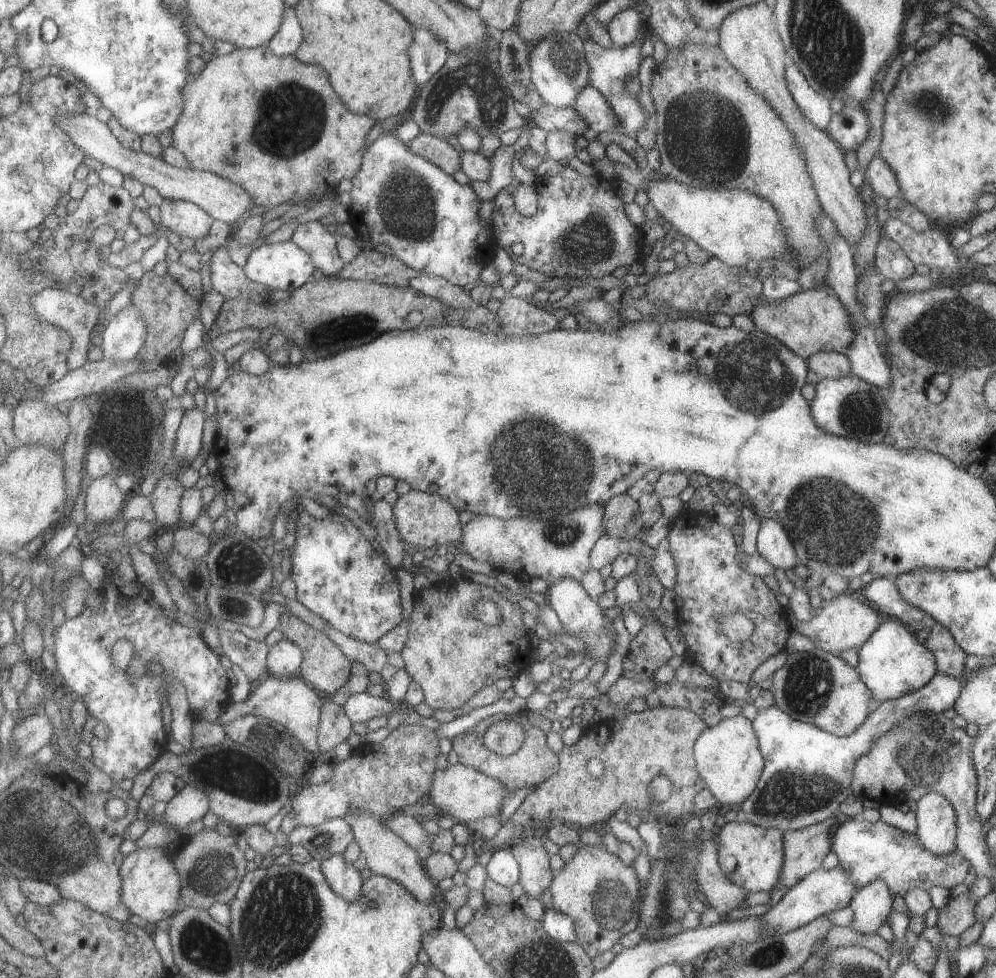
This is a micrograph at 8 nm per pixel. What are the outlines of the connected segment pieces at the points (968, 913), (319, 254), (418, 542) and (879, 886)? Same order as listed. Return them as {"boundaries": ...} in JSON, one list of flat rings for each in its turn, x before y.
{"boundaries":[[[964,894,950,897,949,902,937,912,935,927,941,936,959,936,975,923,973,908,976,900]],[[324,221,300,224,291,240,312,255,315,266,323,272,325,278,339,279,339,272,344,270,346,262,338,250,338,237,327,230]],[[411,488,408,493,398,497,394,511,400,539,413,550,425,550,451,542,458,546,459,542,462,542,464,525,459,518,459,511,452,502,440,495]],[[881,878,858,888,850,898,851,922,849,928,860,937,875,934,893,910,893,900,887,885]]]}

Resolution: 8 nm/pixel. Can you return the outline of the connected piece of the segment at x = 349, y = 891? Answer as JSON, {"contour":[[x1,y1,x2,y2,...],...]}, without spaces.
{"contour":[[335,854,322,862,322,867,329,886,341,898,349,902,359,902,363,898,365,881,361,876,361,870,357,870,355,864,347,864,347,860,341,854]]}

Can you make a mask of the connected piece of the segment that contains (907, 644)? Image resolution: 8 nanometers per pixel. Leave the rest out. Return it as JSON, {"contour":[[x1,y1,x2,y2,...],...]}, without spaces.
{"contour":[[883,617,881,626,859,647,856,670,871,693,871,701,878,704,896,699,924,687,937,673,933,654,915,639,916,635,895,618]]}

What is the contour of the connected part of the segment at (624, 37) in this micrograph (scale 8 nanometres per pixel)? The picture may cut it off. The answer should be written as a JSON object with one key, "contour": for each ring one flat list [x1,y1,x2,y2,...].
{"contour":[[627,8,611,17,606,30,613,47,627,46,635,40,637,29,641,27,643,18,638,8]]}

